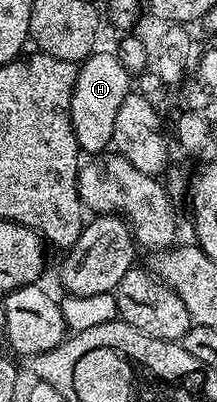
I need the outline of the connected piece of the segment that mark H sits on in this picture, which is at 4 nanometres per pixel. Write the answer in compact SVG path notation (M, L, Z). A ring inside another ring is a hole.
M96 52L78 63L77 80L73 84L71 101L71 123L77 136L80 151L87 156L98 156L111 146L113 124L117 124L117 112L125 104L125 96L132 93L132 75L121 64L118 53Z

